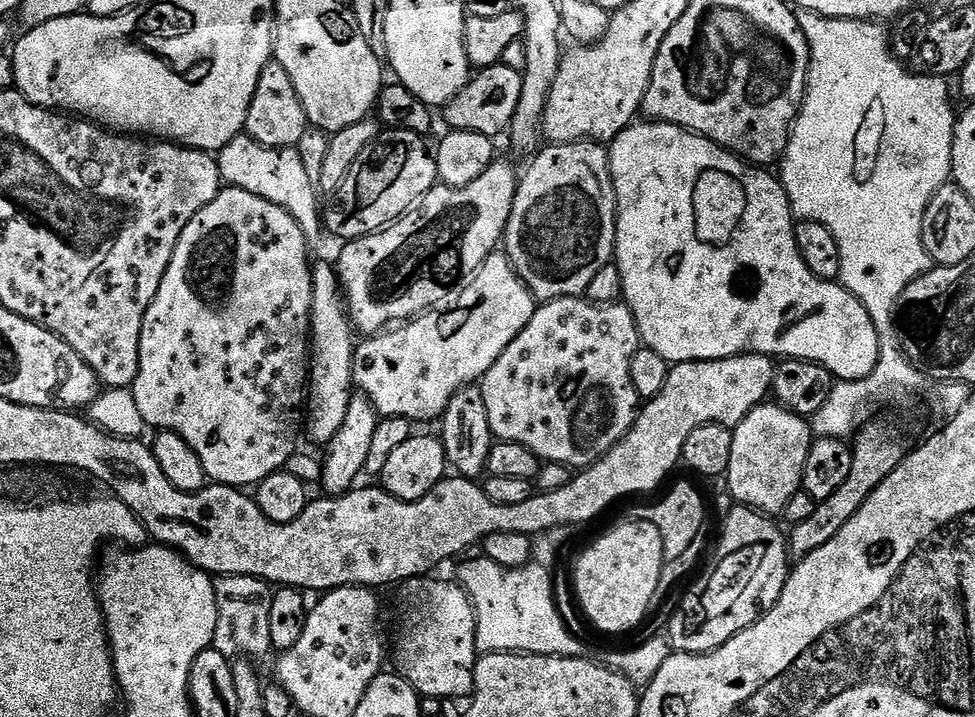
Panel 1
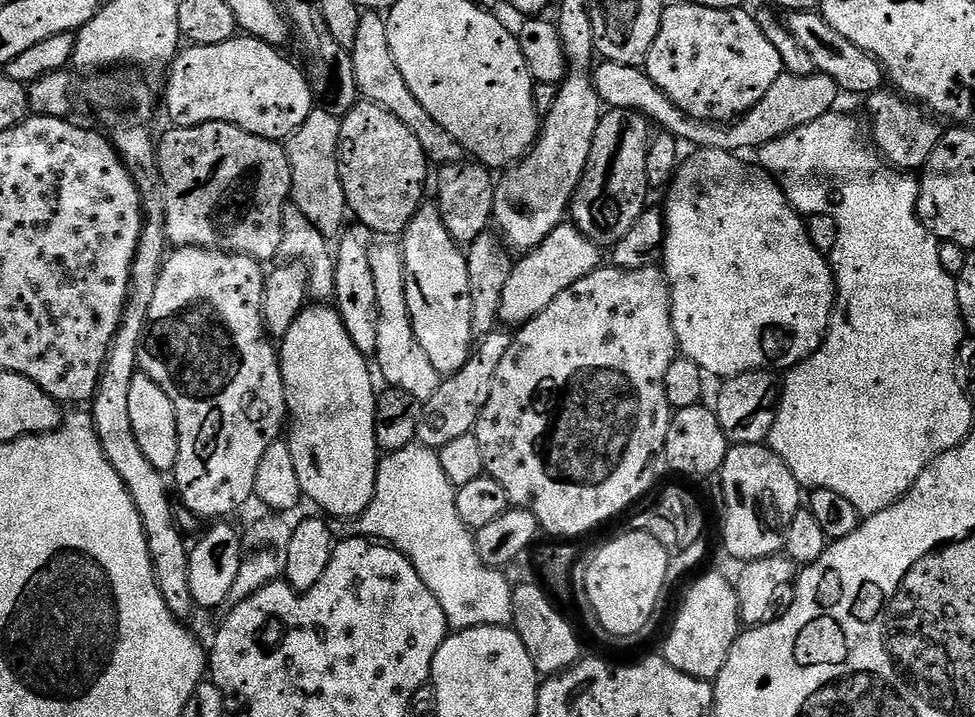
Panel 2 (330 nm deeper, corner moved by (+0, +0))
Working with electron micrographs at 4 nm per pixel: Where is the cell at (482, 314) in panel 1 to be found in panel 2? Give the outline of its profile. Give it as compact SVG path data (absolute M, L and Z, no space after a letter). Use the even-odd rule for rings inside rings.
M565 222L558 225L539 246L523 253L513 263L506 290L502 290L500 320L505 325L523 326L542 314L542 310L546 310L546 306L550 306L550 302L554 302L554 298L562 294L562 290L570 290L574 282L601 267L600 252L601 245L582 235L575 224Z

